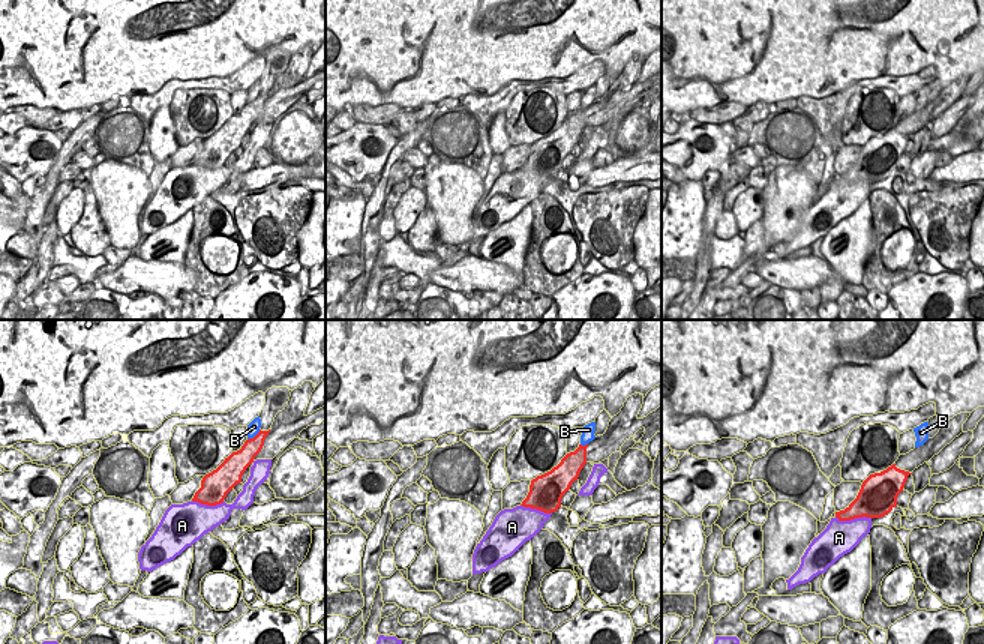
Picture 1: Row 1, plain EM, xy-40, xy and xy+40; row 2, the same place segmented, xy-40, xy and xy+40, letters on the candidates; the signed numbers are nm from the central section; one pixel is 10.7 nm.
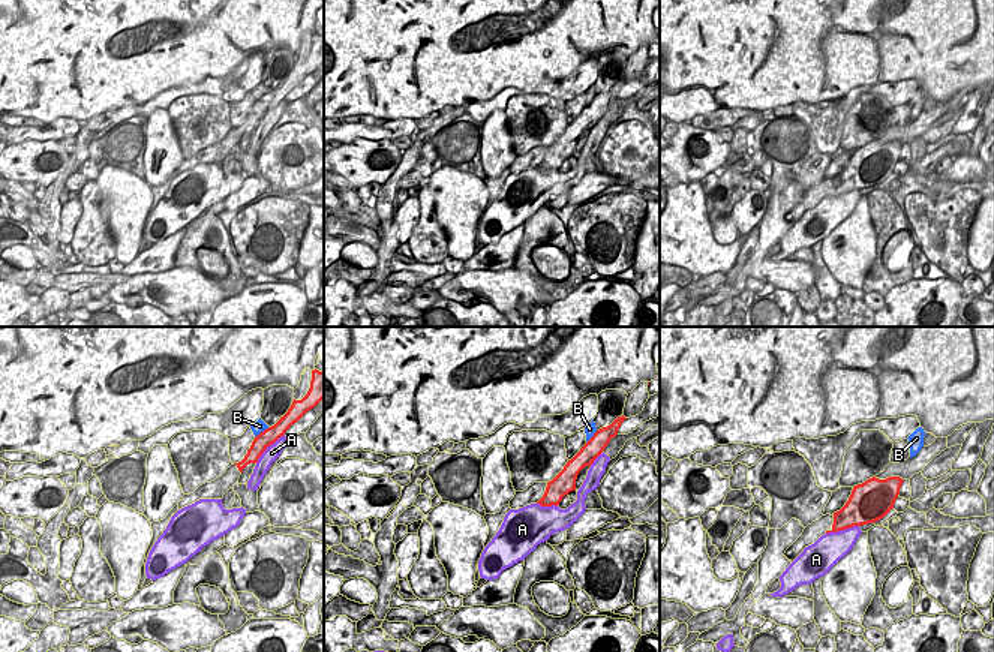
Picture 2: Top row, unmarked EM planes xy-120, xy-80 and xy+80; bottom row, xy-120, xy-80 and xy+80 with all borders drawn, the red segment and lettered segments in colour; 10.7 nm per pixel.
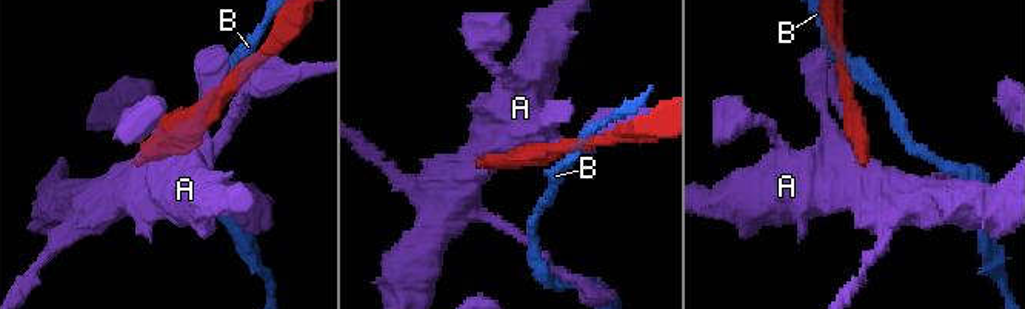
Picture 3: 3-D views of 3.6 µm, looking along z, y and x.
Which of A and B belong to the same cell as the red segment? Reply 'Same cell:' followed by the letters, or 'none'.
Same cell: none.

